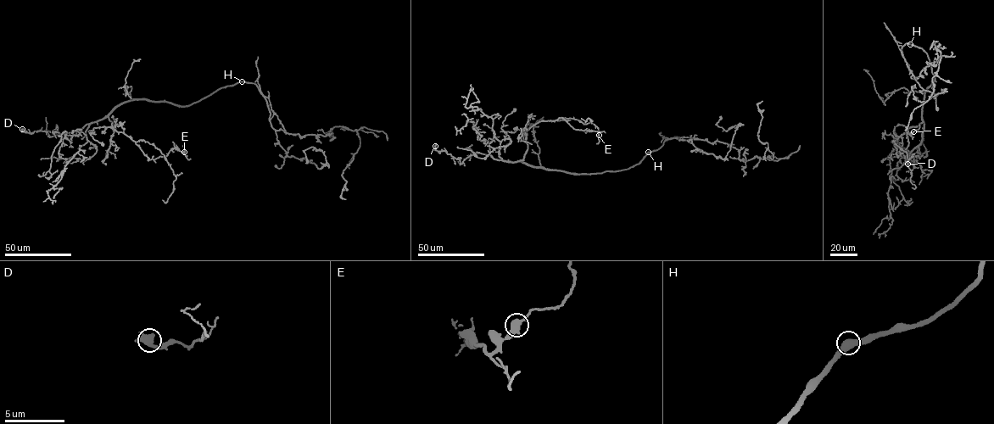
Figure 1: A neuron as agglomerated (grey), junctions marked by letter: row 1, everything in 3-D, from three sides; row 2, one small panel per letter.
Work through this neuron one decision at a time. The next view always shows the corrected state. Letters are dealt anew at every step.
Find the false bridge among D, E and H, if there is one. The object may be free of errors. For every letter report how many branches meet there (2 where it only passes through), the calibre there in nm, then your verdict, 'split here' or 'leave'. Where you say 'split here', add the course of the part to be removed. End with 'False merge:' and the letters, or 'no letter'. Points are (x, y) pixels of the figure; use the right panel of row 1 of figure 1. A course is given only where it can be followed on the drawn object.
D: 2 branches meet; 500 nm thick; leave
E: 2 branches meet; 500 nm thick; leave
H: 2 branches meet; 480 nm thick; leave
False merge: no letter

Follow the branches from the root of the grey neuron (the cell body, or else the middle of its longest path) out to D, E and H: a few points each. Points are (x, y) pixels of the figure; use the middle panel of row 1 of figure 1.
D: (635, 164), (620, 170), (577, 174), (476, 153), (461, 164), (445, 151), (436, 150), (435, 146)
E: (635, 164), (577, 174), (520, 160), (527, 147), (526, 131), (539, 121), (561, 117), (575, 129), (599, 135)
H: (635, 164), (648, 152)

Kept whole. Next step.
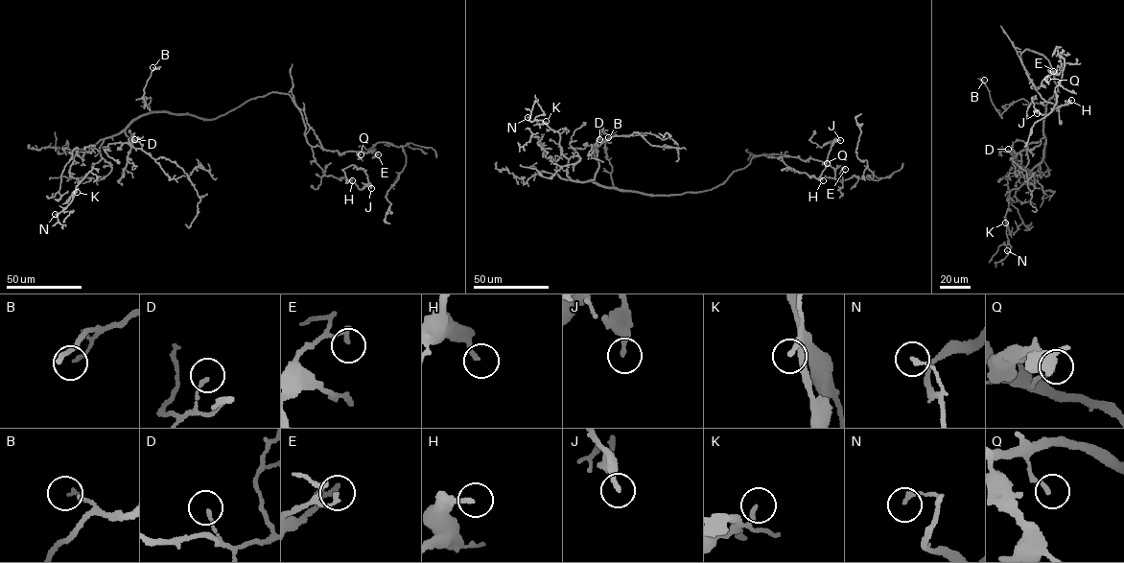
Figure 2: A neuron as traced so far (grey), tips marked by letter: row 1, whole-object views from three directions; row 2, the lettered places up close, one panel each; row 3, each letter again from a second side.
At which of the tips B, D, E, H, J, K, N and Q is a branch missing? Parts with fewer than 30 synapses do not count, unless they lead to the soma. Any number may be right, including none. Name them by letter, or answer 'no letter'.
no letter

